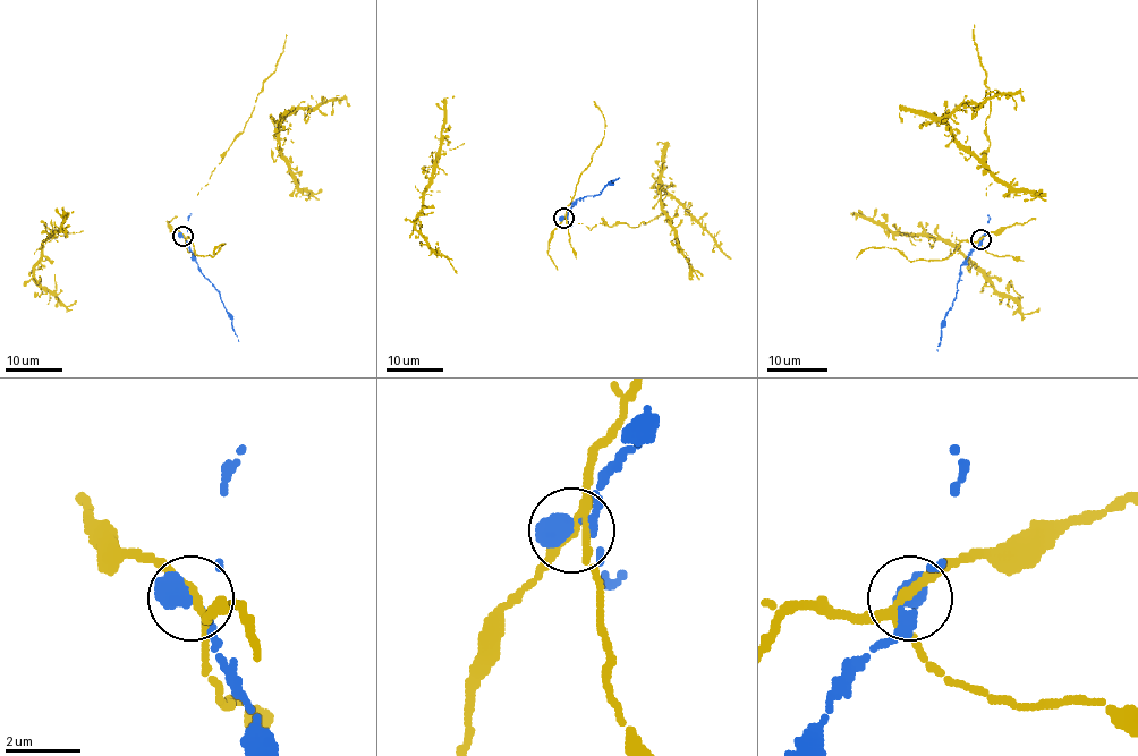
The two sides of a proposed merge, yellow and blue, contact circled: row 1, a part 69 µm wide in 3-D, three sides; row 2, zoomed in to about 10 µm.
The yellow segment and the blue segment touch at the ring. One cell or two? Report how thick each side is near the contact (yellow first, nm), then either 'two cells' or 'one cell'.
200/550 nm | one cell

